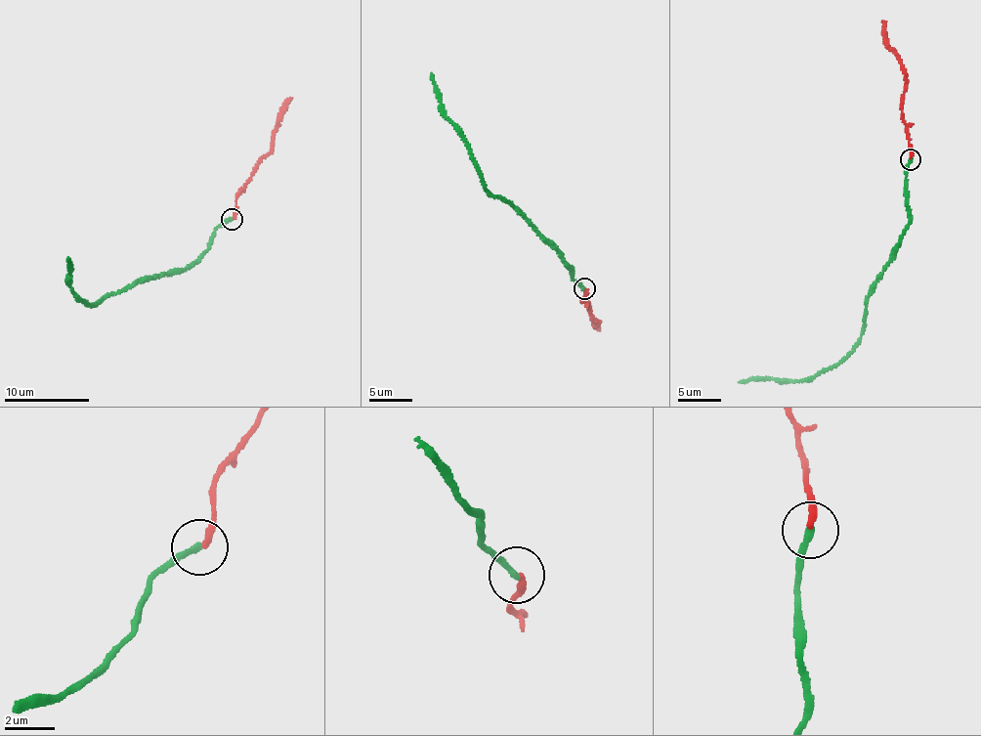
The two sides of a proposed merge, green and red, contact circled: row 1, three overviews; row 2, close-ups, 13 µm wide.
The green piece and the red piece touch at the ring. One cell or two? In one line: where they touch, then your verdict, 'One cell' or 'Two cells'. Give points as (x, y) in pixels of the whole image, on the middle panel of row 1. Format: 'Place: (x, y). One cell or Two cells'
Place: (584, 288). One cell

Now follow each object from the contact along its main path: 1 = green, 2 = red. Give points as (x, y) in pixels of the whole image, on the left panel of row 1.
1: (232, 218), (215, 230), (210, 248), (191, 265), (145, 277), (101, 301), (88, 304), (69, 285), (68, 258)
2: (234, 218), (235, 194), (251, 176), (257, 161), (271, 150), (277, 122), (292, 98)

